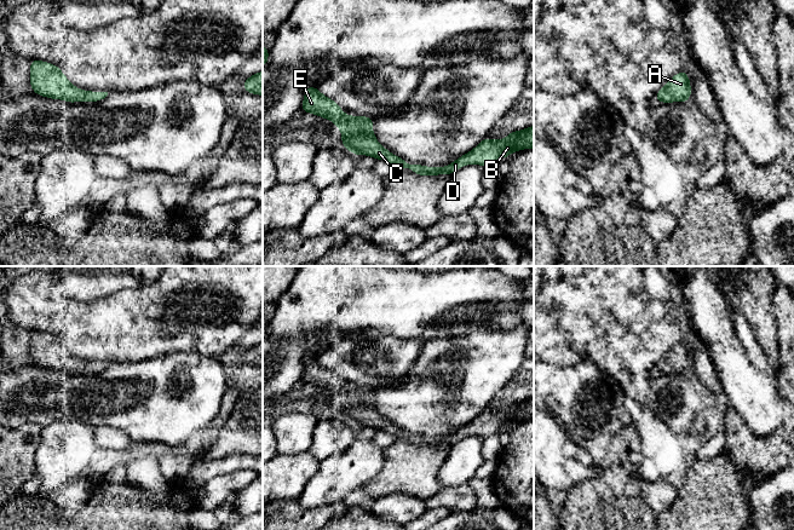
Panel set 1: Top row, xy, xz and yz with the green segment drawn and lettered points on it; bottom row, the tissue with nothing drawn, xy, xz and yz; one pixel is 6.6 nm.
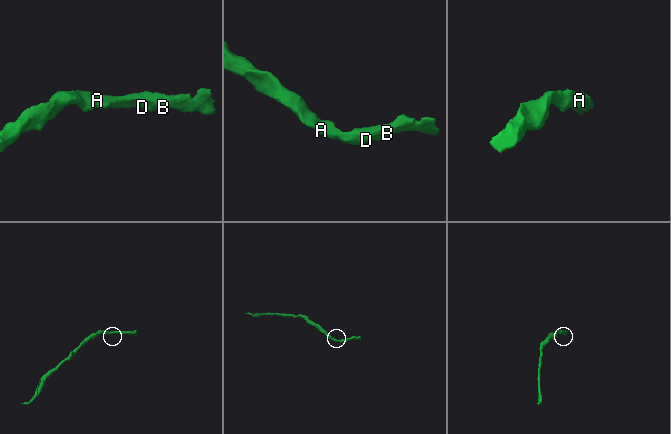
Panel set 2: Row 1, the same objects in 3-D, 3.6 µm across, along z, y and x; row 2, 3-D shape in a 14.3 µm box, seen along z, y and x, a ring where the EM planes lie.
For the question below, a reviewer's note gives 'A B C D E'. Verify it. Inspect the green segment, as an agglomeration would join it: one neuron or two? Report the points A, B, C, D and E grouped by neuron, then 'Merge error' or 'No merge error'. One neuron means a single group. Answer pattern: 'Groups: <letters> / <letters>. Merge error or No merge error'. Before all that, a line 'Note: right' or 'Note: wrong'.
Note: right
Groups: A B C D E. No merge error

